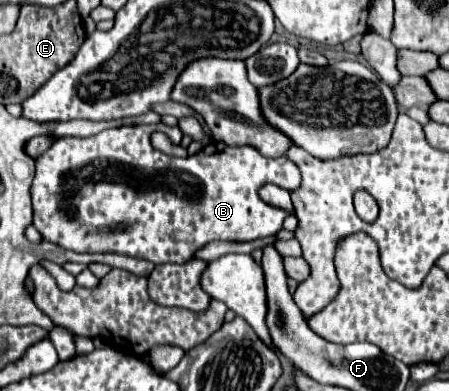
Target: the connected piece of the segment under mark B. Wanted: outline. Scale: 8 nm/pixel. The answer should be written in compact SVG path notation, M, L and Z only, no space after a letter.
M165 123L157 125L125 125L101 131L99 135L77 139L61 137L51 149L37 157L37 173L31 187L33 225L45 241L57 243L77 253L119 253L157 263L185 263L211 241L253 241L277 235L283 221L291 215L285 209L271 207L259 197L259 189L267 183L279 185L293 193L301 185L301 171L287 157L269 159L249 145L233 147L223 141L205 145L197 155L175 159L151 145L151 135L163 131L173 143L179 143L181 129Z

